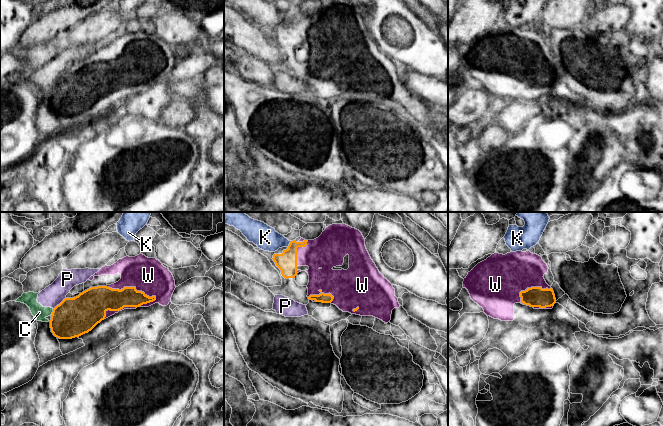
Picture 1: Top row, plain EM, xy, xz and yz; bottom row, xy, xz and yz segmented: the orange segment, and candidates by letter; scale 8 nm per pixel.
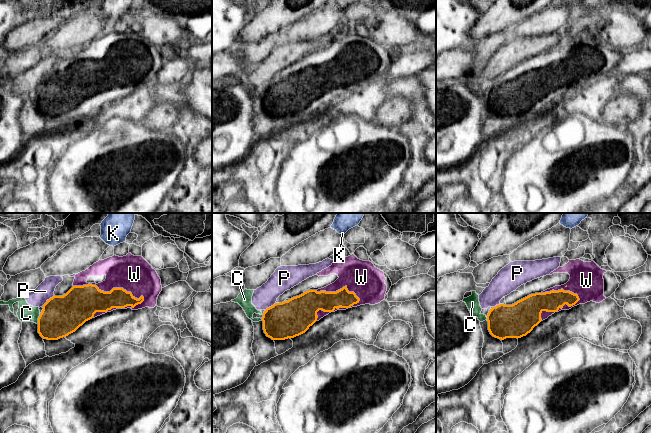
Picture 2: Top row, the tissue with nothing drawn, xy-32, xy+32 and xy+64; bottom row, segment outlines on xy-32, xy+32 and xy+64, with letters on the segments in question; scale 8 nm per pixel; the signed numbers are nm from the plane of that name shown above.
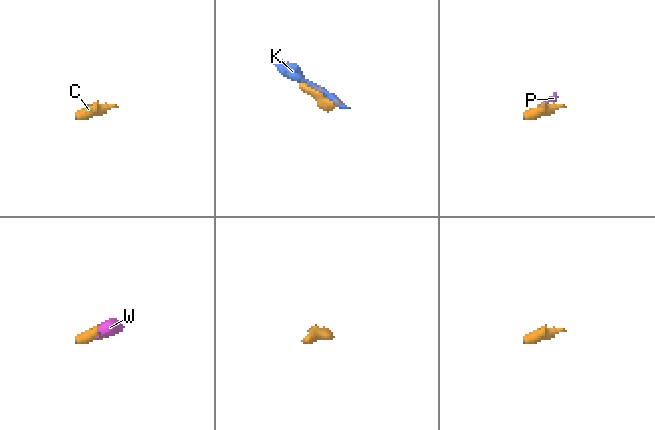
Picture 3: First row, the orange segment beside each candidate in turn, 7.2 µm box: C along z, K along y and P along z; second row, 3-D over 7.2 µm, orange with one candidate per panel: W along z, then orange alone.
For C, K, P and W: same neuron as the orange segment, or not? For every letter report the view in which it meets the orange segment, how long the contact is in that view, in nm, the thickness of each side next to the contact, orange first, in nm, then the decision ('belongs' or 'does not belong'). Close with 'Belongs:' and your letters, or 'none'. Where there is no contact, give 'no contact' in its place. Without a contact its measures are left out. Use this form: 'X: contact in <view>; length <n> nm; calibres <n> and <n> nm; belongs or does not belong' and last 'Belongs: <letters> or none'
C: contact in xy; length 60 nm; calibres 320 and 120 nm; does not belong
K: contact in xz; length 60 nm; calibres 160 and 190 nm; does not belong
P: contact in xy; length 140 nm; calibres 320 and 170 nm; does not belong
W: contact in xy; length 420 nm; calibres 200 and 280 nm; belongs
Belongs: W

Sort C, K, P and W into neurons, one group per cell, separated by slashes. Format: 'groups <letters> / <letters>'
groups C P / K / W

